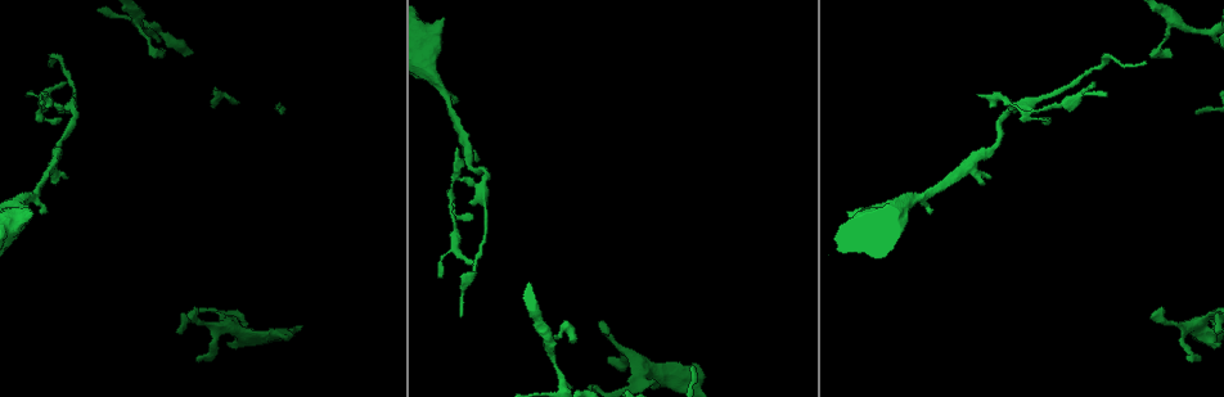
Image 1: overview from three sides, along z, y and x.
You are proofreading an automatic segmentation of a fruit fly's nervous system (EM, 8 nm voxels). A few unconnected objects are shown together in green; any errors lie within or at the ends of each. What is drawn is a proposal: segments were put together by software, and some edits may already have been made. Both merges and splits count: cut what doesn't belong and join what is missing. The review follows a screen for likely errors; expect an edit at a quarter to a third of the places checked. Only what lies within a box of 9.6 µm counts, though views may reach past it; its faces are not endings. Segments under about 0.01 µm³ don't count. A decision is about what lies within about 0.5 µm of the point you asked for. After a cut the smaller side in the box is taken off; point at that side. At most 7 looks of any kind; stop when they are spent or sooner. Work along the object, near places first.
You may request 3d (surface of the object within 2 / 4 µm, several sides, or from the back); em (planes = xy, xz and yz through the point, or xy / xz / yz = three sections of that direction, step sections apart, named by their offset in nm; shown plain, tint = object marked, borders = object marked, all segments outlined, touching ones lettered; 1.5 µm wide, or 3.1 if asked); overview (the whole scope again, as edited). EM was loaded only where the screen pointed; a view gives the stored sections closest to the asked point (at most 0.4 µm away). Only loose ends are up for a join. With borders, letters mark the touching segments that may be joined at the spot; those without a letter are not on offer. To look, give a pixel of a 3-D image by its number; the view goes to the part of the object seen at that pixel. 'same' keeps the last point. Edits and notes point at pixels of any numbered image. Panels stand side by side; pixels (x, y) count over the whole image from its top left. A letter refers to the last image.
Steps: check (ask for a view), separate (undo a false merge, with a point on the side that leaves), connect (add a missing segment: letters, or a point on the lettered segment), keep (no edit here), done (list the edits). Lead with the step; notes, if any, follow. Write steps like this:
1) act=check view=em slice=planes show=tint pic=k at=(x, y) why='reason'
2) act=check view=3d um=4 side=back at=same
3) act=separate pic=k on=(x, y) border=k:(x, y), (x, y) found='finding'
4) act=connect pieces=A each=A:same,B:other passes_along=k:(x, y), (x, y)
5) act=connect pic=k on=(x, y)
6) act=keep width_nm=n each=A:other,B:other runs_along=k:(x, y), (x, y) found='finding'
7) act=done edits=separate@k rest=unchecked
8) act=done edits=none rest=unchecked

act=check view=3d um=2 pic=1 at=(1157, 54) why='sharp bend'

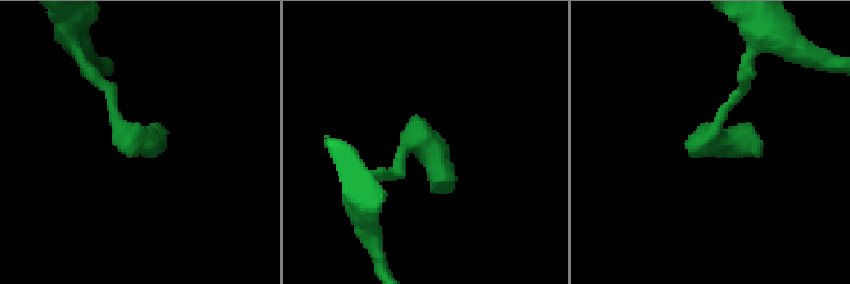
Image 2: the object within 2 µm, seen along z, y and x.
act=check view=em slice=planes show=borders pic=2 at=(721, 138)

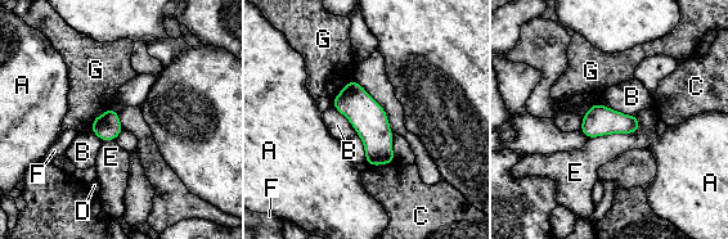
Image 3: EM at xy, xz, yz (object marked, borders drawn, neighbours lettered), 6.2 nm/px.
act=keep each=A:other,B:other,C:other,D:other,E:other,F:other,G:other border=3:(596, 102), (628, 115), (637, 115) found='continuous, no second neuron'

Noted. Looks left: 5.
act=check view=em slice=planes show=tint pic=1 at=(191, 318) why='thin end'

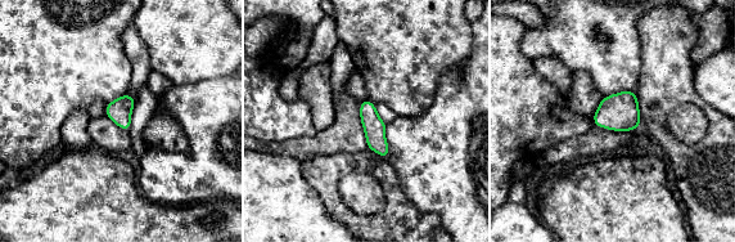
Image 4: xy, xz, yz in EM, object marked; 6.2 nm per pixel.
act=check view=em slice=planes show=borders at=same

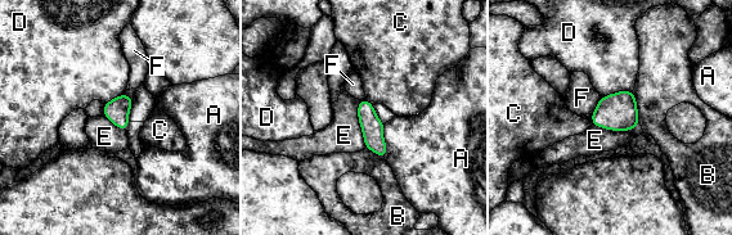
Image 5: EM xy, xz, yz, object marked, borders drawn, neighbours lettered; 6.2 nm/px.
act=keep each=A:other,B:other,C:other,D:other,E:other,F:other border=5:(640, 122), (631, 130), (592, 125) found='none of them fits'

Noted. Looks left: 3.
act=check view=em slice=planes show=plain pic=1 at=(1013, 109) why='three-way junction'

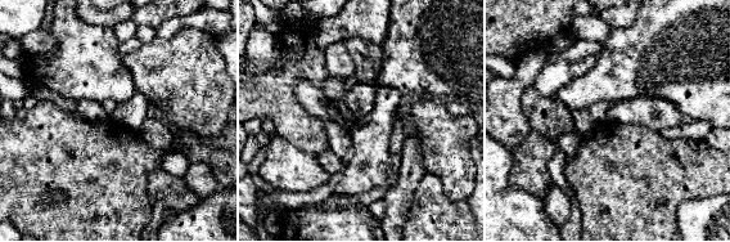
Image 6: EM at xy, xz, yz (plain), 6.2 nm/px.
act=check view=em slice=planes show=tint at=same why='where the object lies'

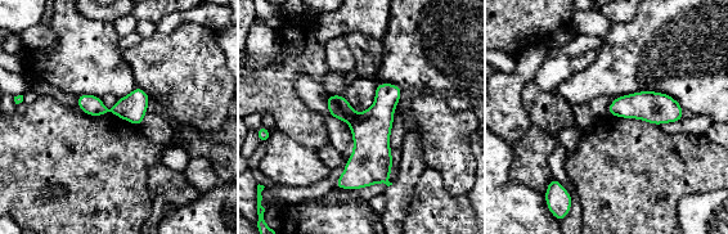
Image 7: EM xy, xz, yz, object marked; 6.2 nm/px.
act=check view=em slice=planes show=borders at=same

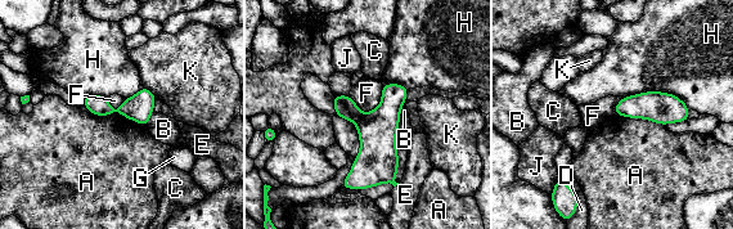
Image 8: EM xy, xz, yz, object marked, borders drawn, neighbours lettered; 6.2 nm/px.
act=separate pic=8 on=(345, 107) width_nm=160 longest_contact=H:440nm each=A:other,B:other,C:other,D:other,E:other,F:other,G:other,H:other,J:other,K:other found='a second neuron is stuck on'

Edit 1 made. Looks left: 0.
act=done edits=separate@8 rest=unchecked

